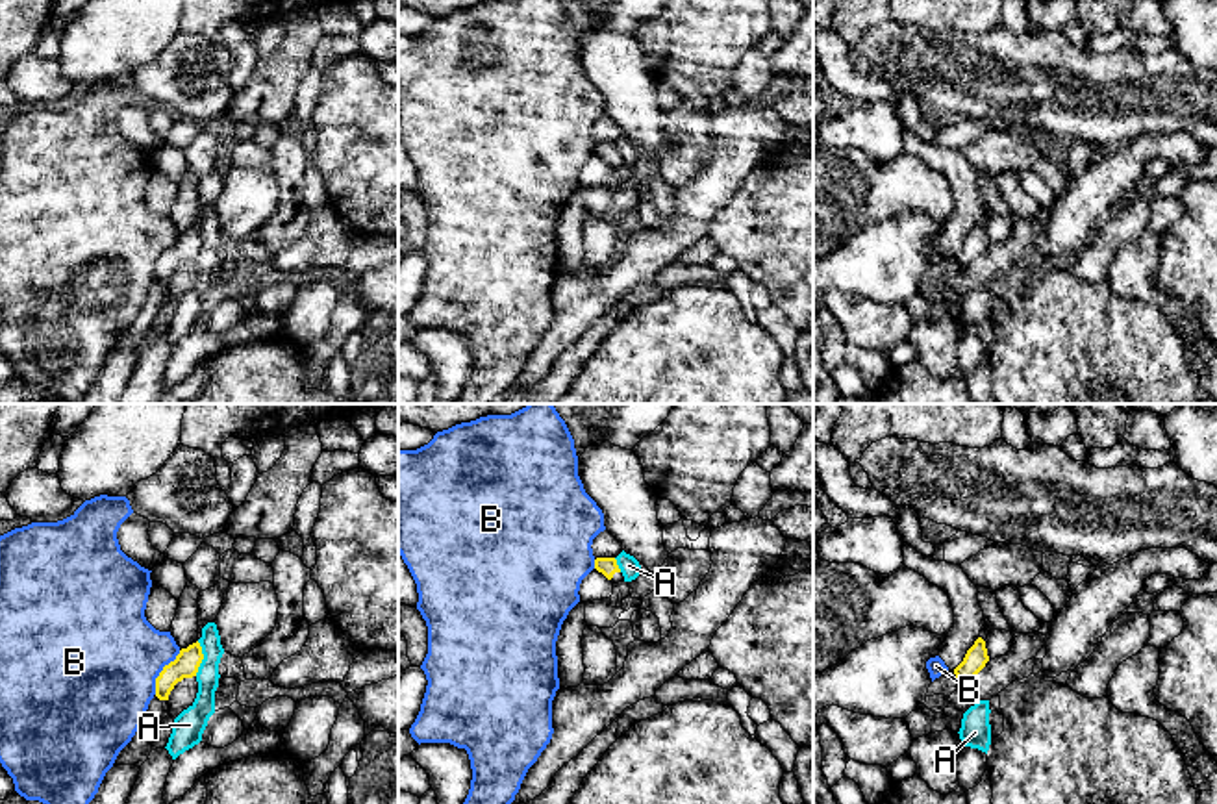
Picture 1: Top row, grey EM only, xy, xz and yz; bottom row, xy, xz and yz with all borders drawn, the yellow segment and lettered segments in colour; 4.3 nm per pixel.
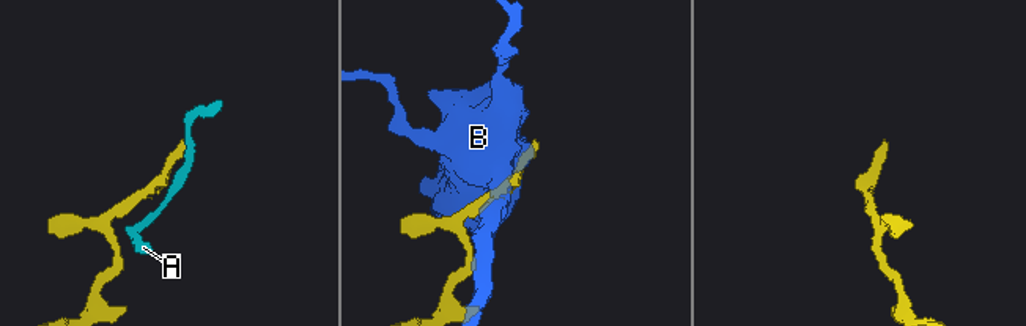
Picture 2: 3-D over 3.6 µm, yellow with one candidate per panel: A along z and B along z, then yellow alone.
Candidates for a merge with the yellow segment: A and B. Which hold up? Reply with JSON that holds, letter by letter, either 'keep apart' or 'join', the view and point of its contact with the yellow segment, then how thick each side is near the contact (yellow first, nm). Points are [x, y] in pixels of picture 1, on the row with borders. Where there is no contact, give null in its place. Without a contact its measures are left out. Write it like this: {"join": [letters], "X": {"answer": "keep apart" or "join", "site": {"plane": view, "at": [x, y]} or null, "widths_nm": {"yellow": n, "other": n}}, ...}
{"join": [], "A": {"answer": "keep apart", "site": {"plane": "xy", "at": [202, 658]}, "widths_nm": {"yellow": 110, "other": 110}}, "B": {"answer": "keep apart", "site": {"plane": "xy", "at": [162, 671]}, "widths_nm": {"yellow": 110, "other": 480}}}

